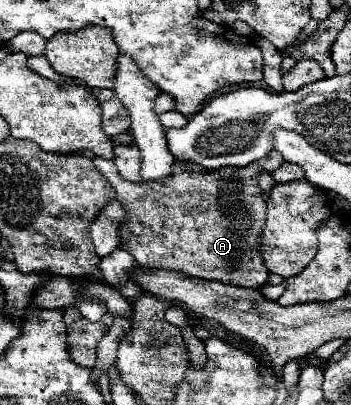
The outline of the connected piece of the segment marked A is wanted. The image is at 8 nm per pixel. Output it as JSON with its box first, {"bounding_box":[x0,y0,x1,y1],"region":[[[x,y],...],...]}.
{"bounding_box":[95,150,283,288],"region":[[[271,150],[263,160],[257,160],[245,168],[233,168],[223,166],[217,170],[205,170],[205,172],[177,172],[157,182],[129,182],[117,174],[117,168],[113,160],[95,158],[95,168],[107,176],[111,186],[115,189],[117,200],[123,204],[125,218],[119,226],[119,248],[127,250],[139,266],[145,268],[167,268],[167,270],[179,270],[193,278],[203,280],[217,280],[223,284],[233,284],[241,288],[259,288],[267,282],[269,270],[263,264],[261,256],[261,232],[265,228],[265,216],[263,216],[263,200],[247,200],[243,196],[243,180],[259,184],[259,176],[263,172],[271,174],[277,170],[283,160],[277,150]]]}

